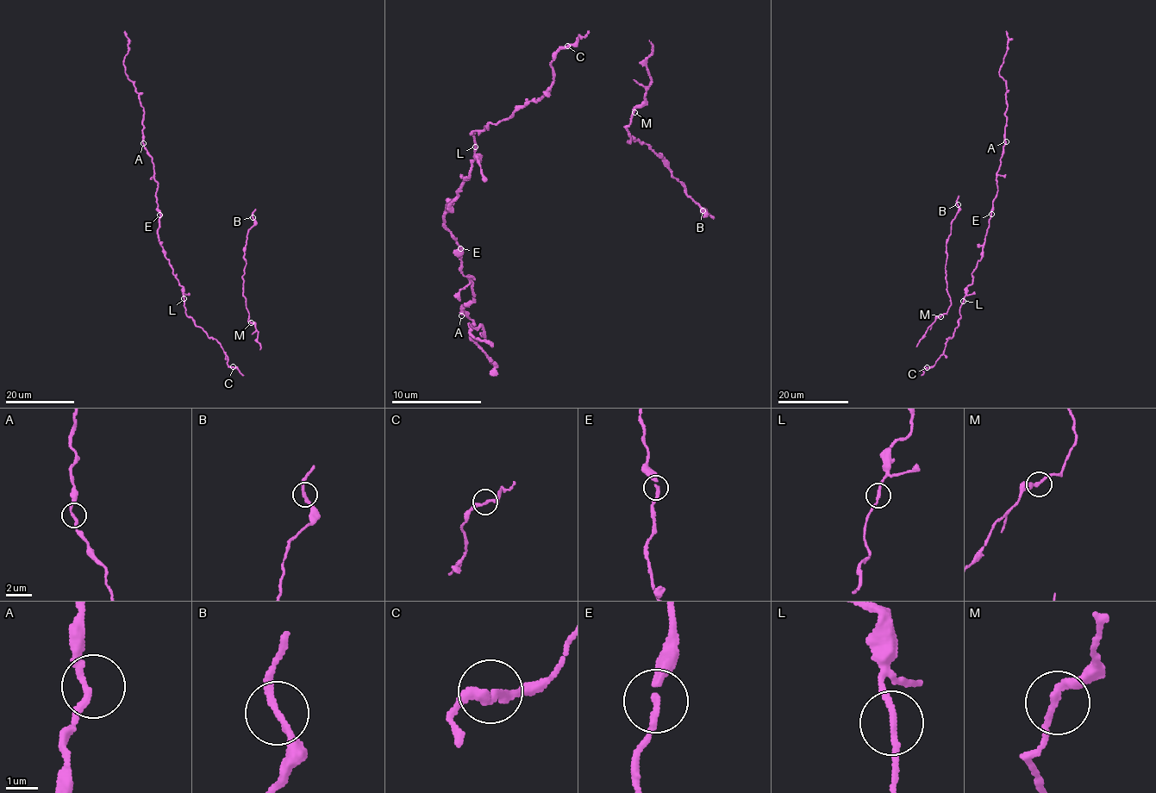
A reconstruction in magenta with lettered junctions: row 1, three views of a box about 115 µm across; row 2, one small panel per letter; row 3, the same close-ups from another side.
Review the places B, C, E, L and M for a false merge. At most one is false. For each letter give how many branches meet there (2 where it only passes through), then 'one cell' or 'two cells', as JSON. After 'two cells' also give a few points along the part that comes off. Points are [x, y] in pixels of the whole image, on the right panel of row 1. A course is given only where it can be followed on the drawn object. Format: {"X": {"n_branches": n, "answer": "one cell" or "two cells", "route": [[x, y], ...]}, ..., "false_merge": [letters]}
{"B": {"n_branches": 2, "answer": "one cell"}, "C": {"n_branches": 2, "answer": "one cell"}, "E": {"n_branches": 2, "answer": "one cell"}, "L": {"n_branches": 2, "answer": "one cell"}, "M": {"n_branches": 2, "answer": "one cell"}, "false_merge": []}

